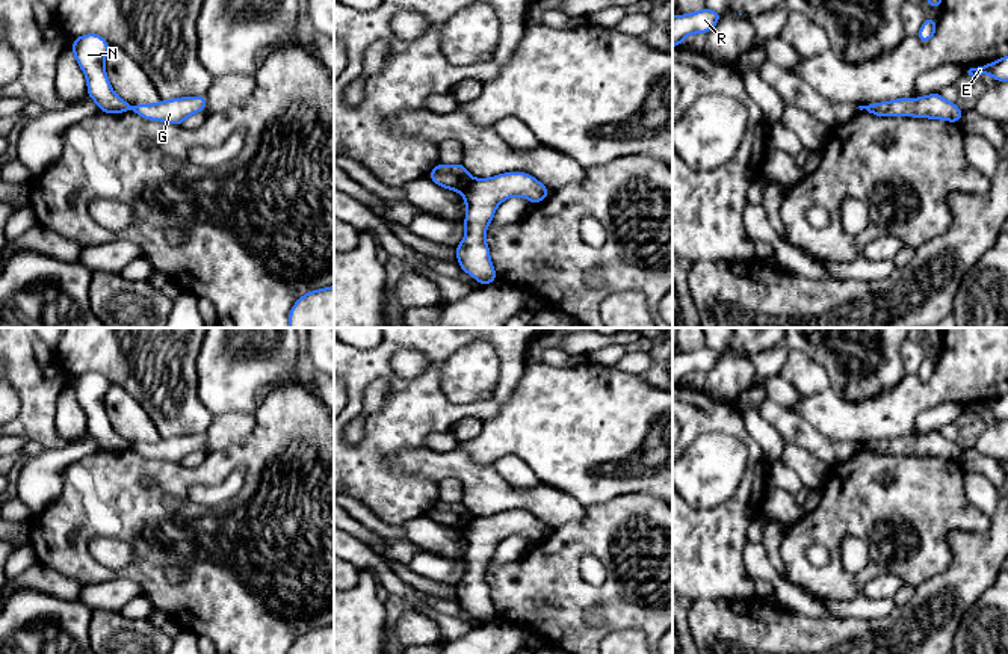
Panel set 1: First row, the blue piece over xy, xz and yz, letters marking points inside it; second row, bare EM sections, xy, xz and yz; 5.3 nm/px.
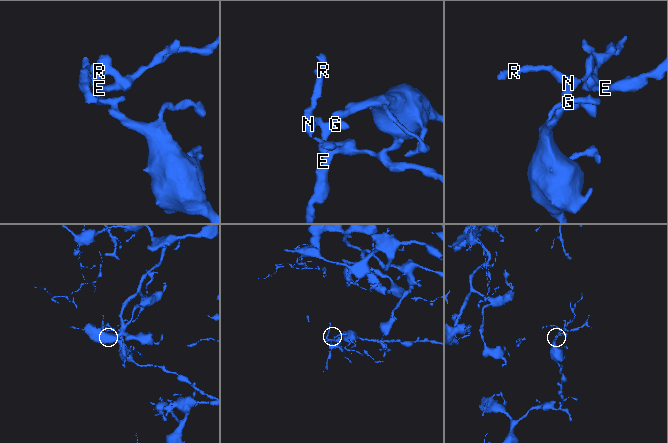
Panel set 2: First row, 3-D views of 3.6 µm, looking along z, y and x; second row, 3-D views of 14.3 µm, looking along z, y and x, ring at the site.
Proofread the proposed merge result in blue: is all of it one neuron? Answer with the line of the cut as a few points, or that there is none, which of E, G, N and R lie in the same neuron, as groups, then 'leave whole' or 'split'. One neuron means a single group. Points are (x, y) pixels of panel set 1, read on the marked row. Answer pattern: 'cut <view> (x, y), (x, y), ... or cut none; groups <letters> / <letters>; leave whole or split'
cut xz (470, 185), (461, 192); groups E N R / G; split

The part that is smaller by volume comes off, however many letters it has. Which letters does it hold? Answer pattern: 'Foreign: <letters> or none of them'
Foreign: E, N, R

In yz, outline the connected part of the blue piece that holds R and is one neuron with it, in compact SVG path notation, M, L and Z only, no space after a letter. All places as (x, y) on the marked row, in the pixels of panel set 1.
M707 8L688 15L673 15L673 47L682 45L682 41L691 33L709 33L721 17L722 12Z

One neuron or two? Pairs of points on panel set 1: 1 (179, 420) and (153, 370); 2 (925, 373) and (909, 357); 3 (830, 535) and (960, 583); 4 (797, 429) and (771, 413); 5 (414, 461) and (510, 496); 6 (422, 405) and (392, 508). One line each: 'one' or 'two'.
1: one
2: one
3: two
4: one
5: one
6: one

